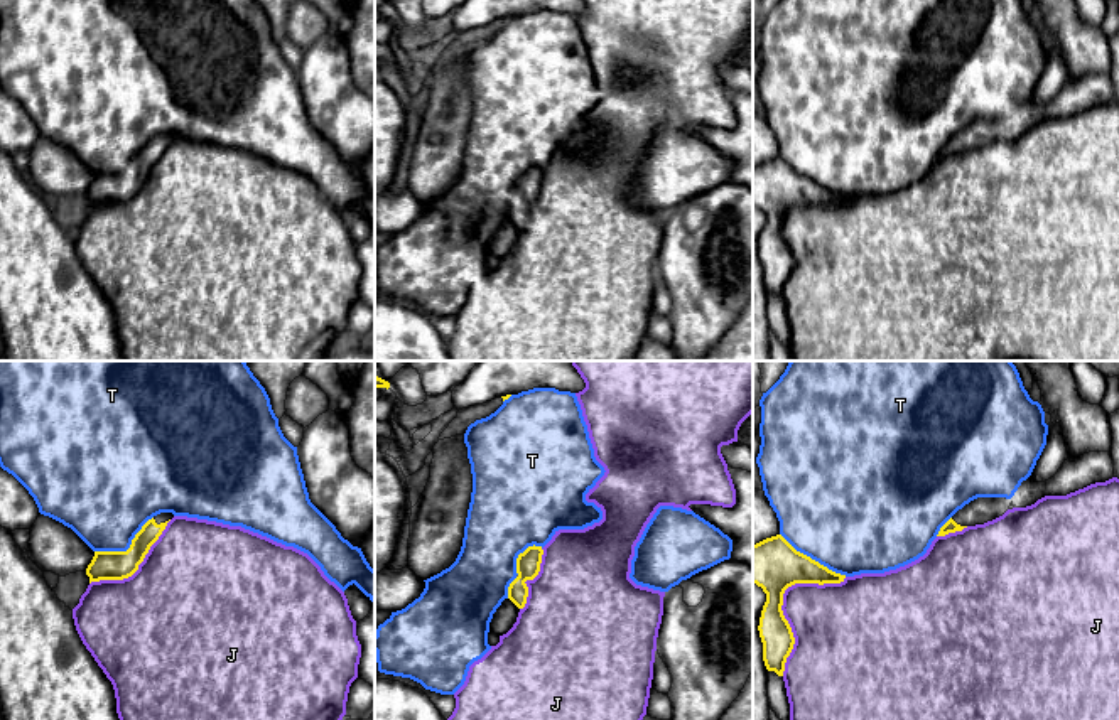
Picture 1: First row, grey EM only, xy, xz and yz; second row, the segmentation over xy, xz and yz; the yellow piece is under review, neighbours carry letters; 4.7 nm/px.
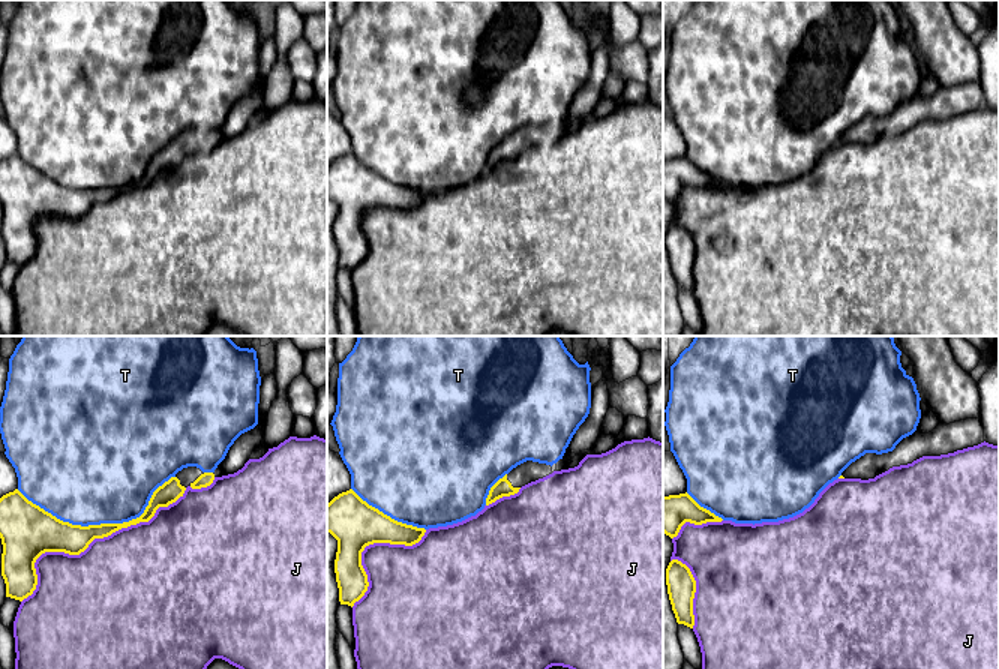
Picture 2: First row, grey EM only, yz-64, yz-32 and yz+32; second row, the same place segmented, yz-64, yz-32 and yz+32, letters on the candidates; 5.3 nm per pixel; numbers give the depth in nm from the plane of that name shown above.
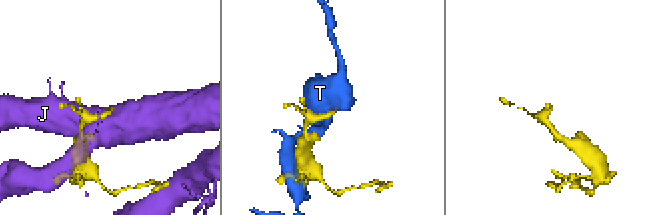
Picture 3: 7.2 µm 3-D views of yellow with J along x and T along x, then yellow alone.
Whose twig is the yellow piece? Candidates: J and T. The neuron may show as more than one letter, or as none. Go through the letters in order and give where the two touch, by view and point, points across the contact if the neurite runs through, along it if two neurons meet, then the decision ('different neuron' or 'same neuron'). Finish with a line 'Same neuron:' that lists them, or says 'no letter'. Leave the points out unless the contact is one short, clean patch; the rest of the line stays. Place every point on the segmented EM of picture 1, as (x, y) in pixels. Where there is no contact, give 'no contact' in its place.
J: contact yz (782, 602); different neuron
T: contact xy (129, 548); different neuron
Same neuron: no letter

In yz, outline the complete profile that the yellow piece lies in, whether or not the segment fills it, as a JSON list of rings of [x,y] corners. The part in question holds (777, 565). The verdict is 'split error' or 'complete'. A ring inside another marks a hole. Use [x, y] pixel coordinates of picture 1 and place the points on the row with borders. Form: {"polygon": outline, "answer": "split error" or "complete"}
{"polygon": [[[781,535],[753,545],[753,583],[766,594],[758,631],[768,671],[783,676],[787,658],[795,644],[781,610],[785,590],[795,583],[841,583],[844,578],[846,575],[797,551]]], "answer": "complete"}

